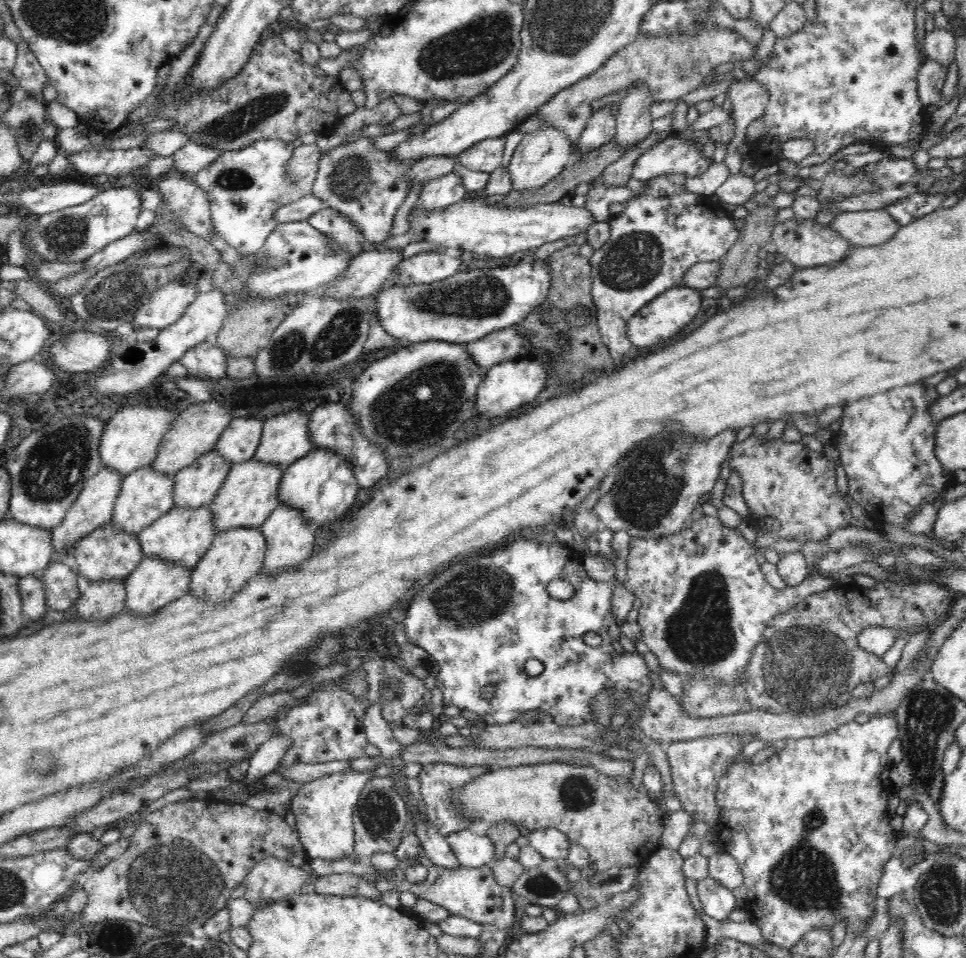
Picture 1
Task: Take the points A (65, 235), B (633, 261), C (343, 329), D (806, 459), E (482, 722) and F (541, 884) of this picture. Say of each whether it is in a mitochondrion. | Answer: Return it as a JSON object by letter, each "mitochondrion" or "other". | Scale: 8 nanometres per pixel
{"A":"mitochondrion","B":"mitochondrion","C":"mitochondrion","D":"other","E":"other","F":"mitochondrion"}

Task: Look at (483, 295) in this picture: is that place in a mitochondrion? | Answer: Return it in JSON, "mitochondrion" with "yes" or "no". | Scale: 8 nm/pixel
{"mitochondrion":"yes"}

